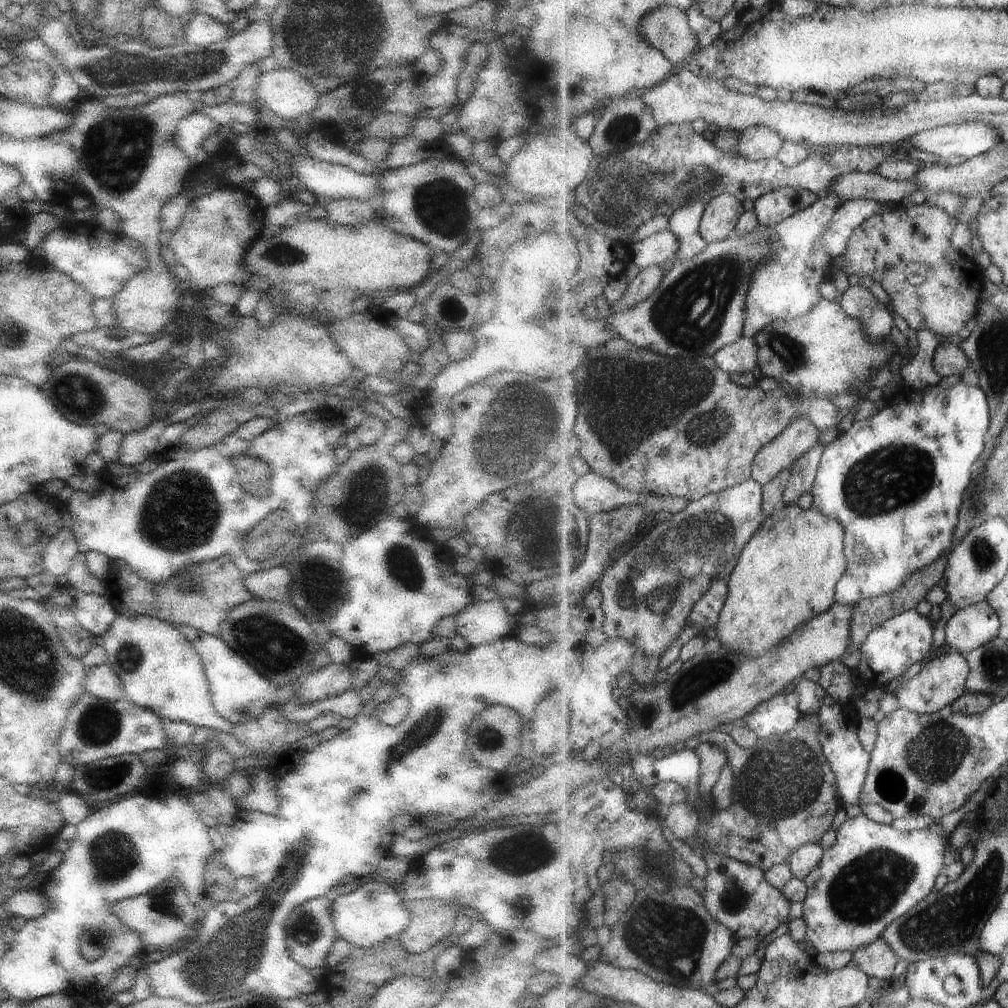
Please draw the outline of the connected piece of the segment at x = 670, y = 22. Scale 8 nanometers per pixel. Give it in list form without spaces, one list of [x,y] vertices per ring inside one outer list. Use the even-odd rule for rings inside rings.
[[[659,6],[639,20],[637,30],[645,40],[661,50],[673,64],[686,66],[699,47],[699,40],[689,26],[687,12],[676,6]]]

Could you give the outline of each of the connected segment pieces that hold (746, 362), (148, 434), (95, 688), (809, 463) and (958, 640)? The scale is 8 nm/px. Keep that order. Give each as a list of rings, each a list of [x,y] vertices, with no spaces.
[[[741,336],[736,342],[717,350],[712,358],[730,376],[734,373],[758,374],[759,346],[752,337]]]
[[[163,416],[156,417],[145,430],[125,435],[117,456],[117,465],[135,466],[155,453],[159,436],[165,430]]]
[[[107,664],[86,669],[85,691],[103,701],[119,700],[124,696],[119,678]]]
[[[817,442],[797,460],[791,468],[791,478],[787,482],[782,504],[796,504],[805,492],[812,491],[825,448],[821,442]]]
[[[988,600],[957,609],[945,626],[944,649],[958,651],[963,655],[988,645],[999,634],[1001,618]]]

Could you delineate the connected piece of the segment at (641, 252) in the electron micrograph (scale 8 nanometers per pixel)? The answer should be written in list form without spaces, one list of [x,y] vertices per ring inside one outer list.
[[[665,228],[657,234],[639,240],[639,242],[631,245],[630,249],[633,255],[633,264],[639,269],[649,266],[657,266],[671,262],[671,269],[675,263],[675,256],[679,252],[679,240],[677,236]]]

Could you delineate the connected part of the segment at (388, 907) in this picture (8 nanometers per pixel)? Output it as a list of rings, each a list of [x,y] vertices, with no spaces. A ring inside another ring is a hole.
[[[371,880],[369,884],[343,894],[333,902],[330,908],[333,929],[351,947],[372,948],[385,940],[398,941],[410,922],[409,912],[404,908],[402,900],[396,884]]]

